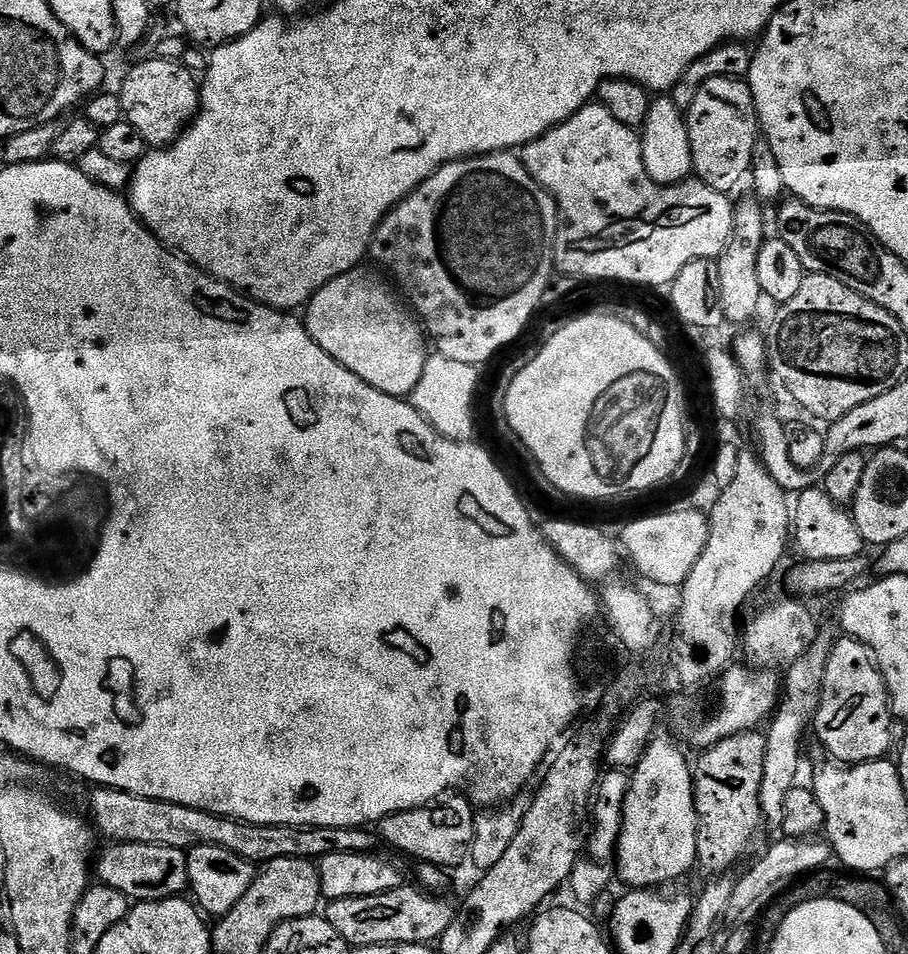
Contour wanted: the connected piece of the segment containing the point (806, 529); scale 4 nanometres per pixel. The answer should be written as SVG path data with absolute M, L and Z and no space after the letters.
M823 487L807 488L795 493L791 510L794 548L801 552L804 560L854 558L865 551L864 539L851 511L836 504L834 498L824 492Z

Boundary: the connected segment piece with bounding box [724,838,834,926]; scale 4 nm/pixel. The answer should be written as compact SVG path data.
M780 838L777 844L768 848L768 853L745 874L739 881L733 883L730 902L724 911L727 923L744 926L761 915L772 901L779 898L785 890L791 888L797 880L819 873L823 864L833 863L832 845L824 838Z

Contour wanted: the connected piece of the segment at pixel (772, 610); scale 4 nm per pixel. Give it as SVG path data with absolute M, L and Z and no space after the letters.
M800 598L776 600L768 604L742 632L742 652L748 655L747 663L760 670L784 670L795 663L816 641L818 629L812 612Z

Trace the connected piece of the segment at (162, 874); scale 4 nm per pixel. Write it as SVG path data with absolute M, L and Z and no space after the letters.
M112 842L104 853L101 851L94 860L94 876L114 890L122 890L129 901L165 900L171 896L183 897L189 891L188 853L174 846L154 846L153 844L121 844Z

